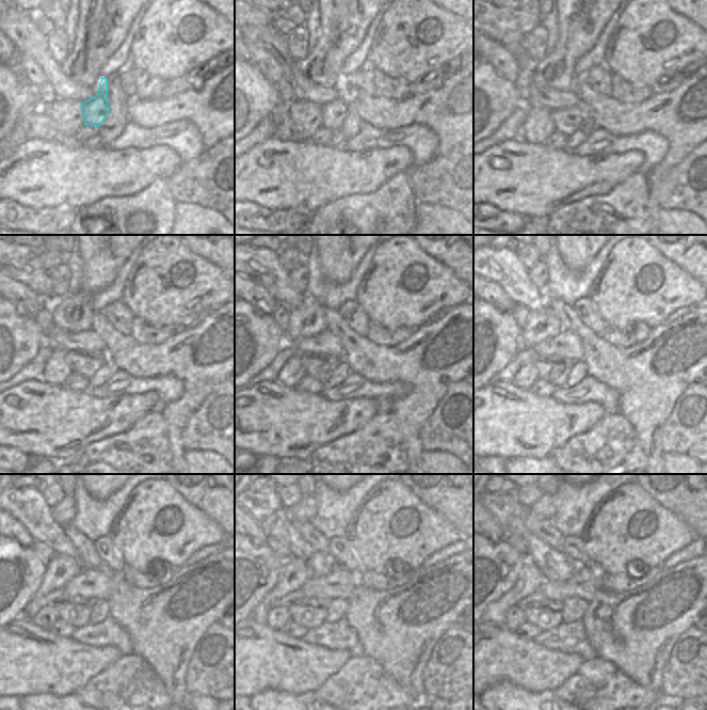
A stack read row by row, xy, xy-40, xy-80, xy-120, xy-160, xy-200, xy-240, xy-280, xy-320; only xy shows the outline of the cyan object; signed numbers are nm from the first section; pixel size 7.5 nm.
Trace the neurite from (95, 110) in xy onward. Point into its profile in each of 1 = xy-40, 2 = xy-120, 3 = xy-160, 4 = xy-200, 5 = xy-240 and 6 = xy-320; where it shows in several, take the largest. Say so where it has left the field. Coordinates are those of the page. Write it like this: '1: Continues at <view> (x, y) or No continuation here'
1: Continues at xy-40 (333, 114)
2: Continues at xy-120 (85, 363)
3: Continues at xy-160 (322, 365)
4: Continues at xy-200 (560, 366)
5: Continues at xy-240 (83, 606)
6: Continues at xy-320 (536, 615)

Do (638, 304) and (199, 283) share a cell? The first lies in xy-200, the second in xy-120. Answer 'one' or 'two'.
one

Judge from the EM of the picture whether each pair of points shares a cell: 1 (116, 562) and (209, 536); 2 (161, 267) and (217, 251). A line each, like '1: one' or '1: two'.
1: two
2: two

